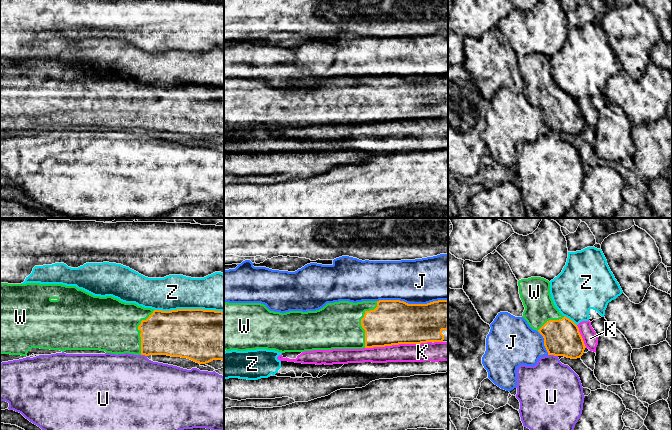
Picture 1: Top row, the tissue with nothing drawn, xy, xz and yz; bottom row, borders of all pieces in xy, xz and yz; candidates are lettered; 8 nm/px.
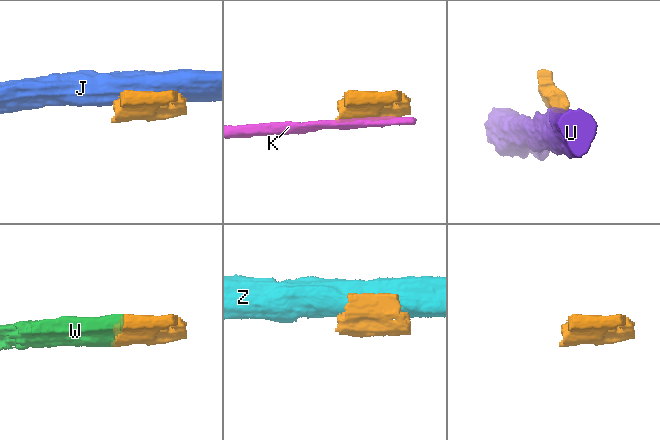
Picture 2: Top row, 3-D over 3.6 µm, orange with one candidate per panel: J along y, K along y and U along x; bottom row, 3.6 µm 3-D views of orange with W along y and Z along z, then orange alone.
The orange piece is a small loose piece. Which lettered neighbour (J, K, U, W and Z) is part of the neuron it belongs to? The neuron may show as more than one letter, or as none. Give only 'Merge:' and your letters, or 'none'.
Merge: W

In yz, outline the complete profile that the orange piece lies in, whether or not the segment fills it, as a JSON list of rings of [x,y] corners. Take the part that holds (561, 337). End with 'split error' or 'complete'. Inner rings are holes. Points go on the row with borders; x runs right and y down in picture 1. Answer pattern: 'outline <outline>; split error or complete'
outline [[[531,277],[519,280],[518,286],[520,298],[525,307],[522,317],[533,330],[543,336],[548,355],[564,356],[571,359],[581,358],[586,346],[579,328],[555,307],[550,294],[550,282],[541,277]]]; split error

